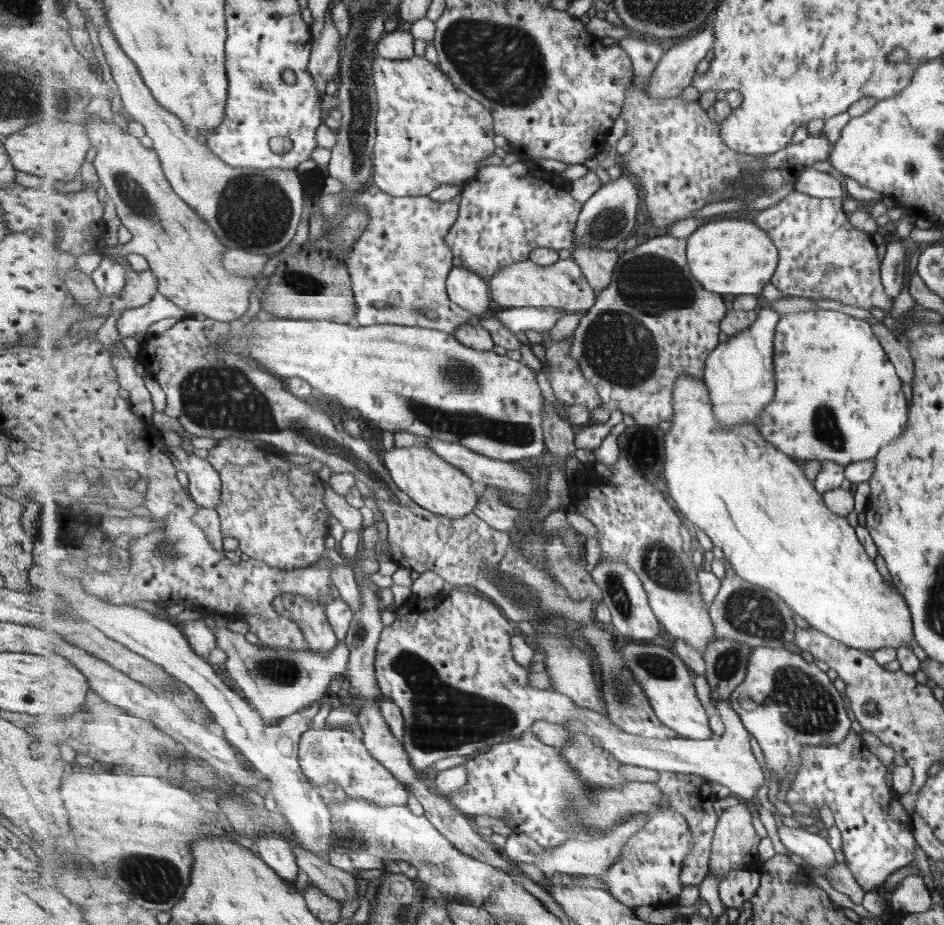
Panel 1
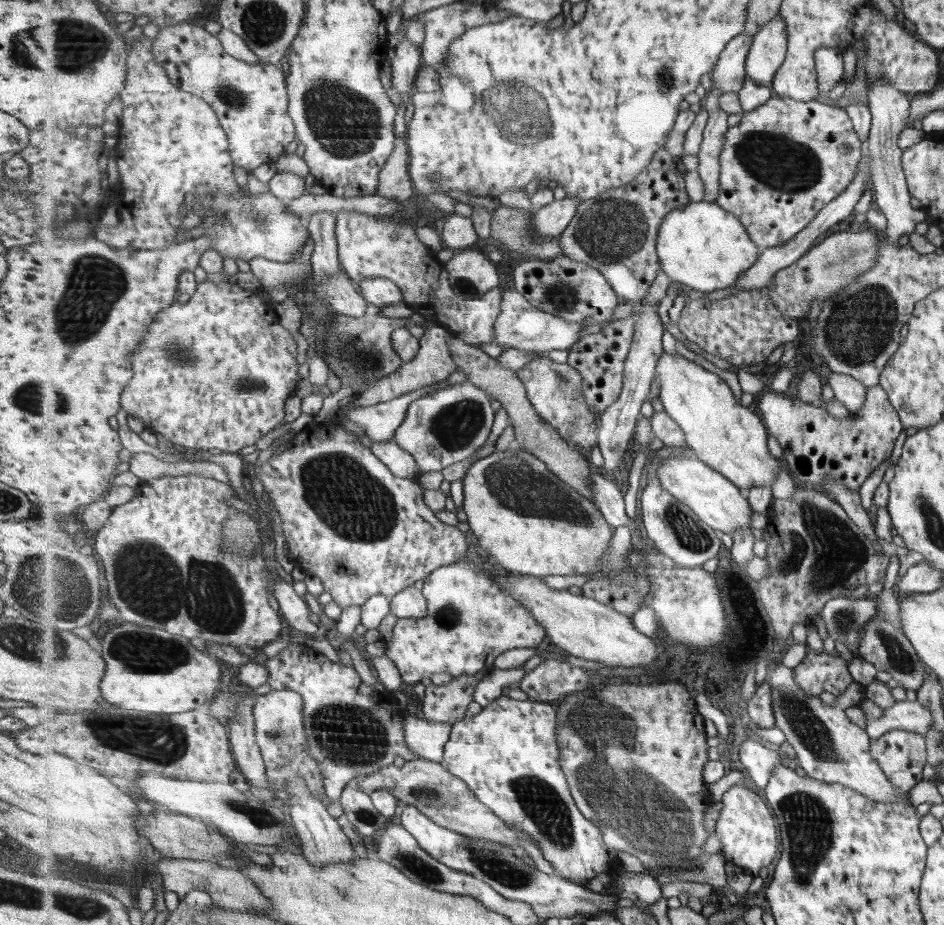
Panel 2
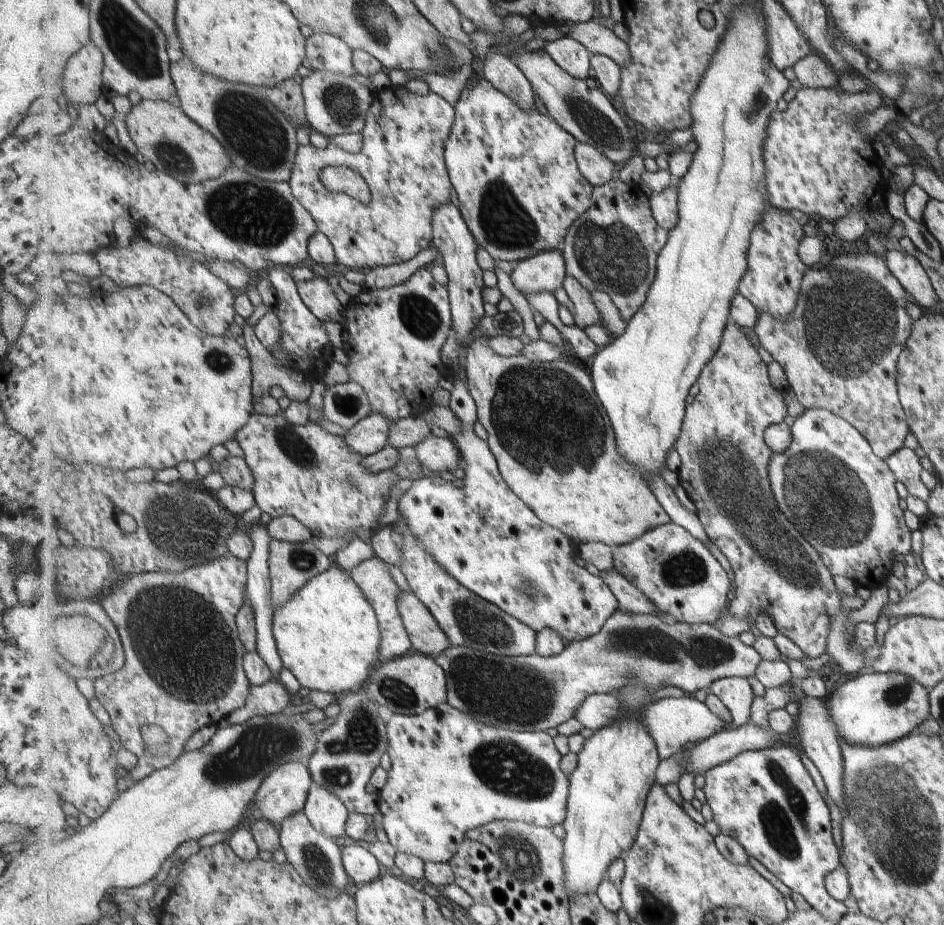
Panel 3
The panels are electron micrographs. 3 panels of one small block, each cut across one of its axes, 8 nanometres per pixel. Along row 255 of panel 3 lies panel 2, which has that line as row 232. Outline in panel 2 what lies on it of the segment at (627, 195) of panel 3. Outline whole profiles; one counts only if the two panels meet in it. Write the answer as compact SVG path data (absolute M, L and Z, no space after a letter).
M664 148L659 149L651 163L632 182L583 201L575 218L560 236L565 254L601 270L615 292L631 308L641 307L641 300L649 294L651 284L662 270L658 236L663 218L675 208L691 202L686 188L686 171L681 157L673 156Z

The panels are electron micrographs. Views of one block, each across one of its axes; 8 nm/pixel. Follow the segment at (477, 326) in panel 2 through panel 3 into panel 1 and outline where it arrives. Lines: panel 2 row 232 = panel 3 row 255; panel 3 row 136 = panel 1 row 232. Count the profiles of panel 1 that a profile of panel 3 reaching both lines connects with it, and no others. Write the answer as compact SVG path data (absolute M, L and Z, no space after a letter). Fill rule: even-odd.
M319 170L307 171L302 178L302 184L306 192L306 203L304 204L304 220L313 218L317 212L322 214L328 225L338 224L350 212L365 209L368 214L368 222L359 235L357 241L352 245L349 258L345 263L347 272L351 276L353 284L353 296L357 305L357 314L354 323L363 327L374 325L397 324L403 327L420 327L455 334L457 329L467 324L475 323L476 316L452 301L449 296L447 281L450 272L454 270L454 252L446 243L446 236L451 227L459 218L460 202L449 200L439 202L430 196L391 196L373 185L359 193L337 193L323 194L325 188L325 176ZM419 310L434 310L438 314L436 320L431 320Z

